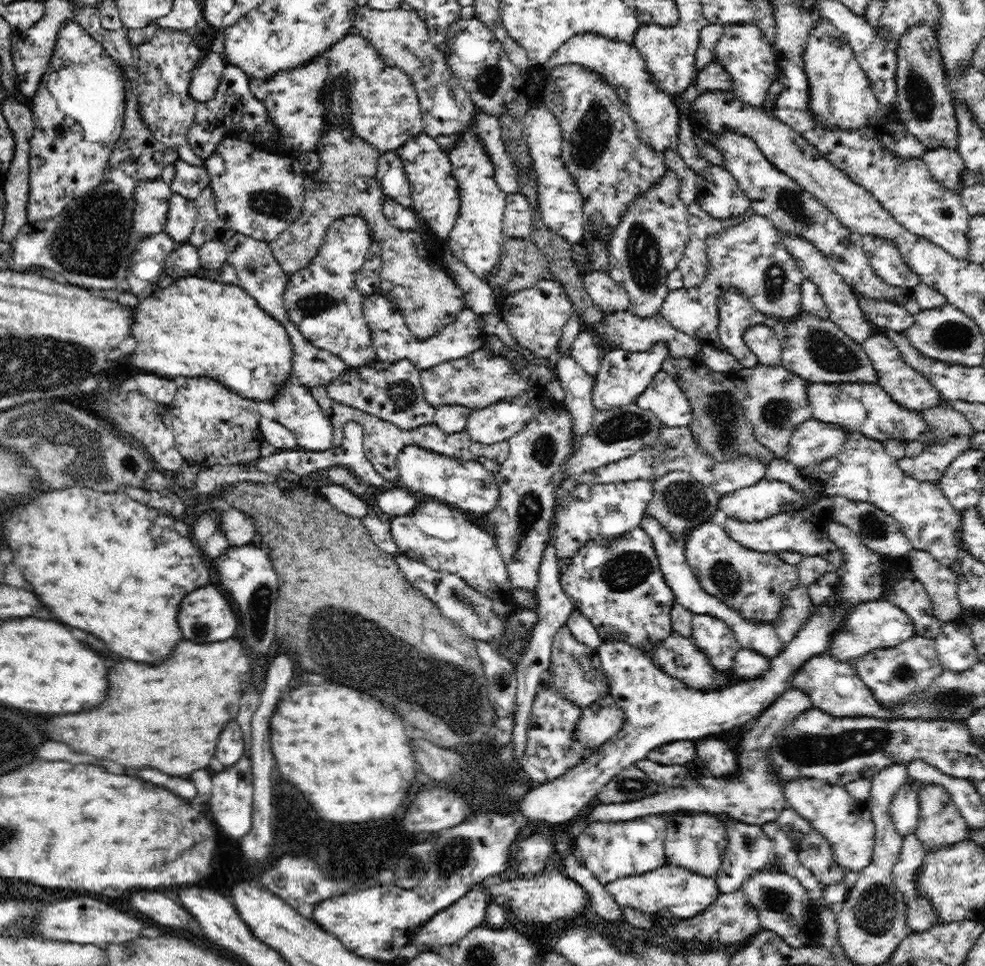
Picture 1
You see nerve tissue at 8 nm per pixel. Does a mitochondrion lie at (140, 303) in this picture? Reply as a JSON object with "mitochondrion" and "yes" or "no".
{"mitochondrion":"no"}

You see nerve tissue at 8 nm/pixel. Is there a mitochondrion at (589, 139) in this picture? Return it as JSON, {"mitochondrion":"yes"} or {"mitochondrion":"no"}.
{"mitochondrion":"yes"}

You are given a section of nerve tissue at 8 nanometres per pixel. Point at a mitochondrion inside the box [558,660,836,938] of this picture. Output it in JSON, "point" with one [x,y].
{"point":[776,899]}

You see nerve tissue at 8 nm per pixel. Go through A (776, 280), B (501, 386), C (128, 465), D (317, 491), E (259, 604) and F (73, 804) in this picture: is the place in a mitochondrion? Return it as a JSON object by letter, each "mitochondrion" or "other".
{"A":"mitochondrion","B":"other","C":"mitochondrion","D":"other","E":"mitochondrion","F":"other"}

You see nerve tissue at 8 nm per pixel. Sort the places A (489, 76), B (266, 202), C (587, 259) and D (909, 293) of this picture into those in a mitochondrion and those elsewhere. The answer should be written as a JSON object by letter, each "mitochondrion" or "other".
{"A":"mitochondrion","B":"mitochondrion","C":"other","D":"other"}

